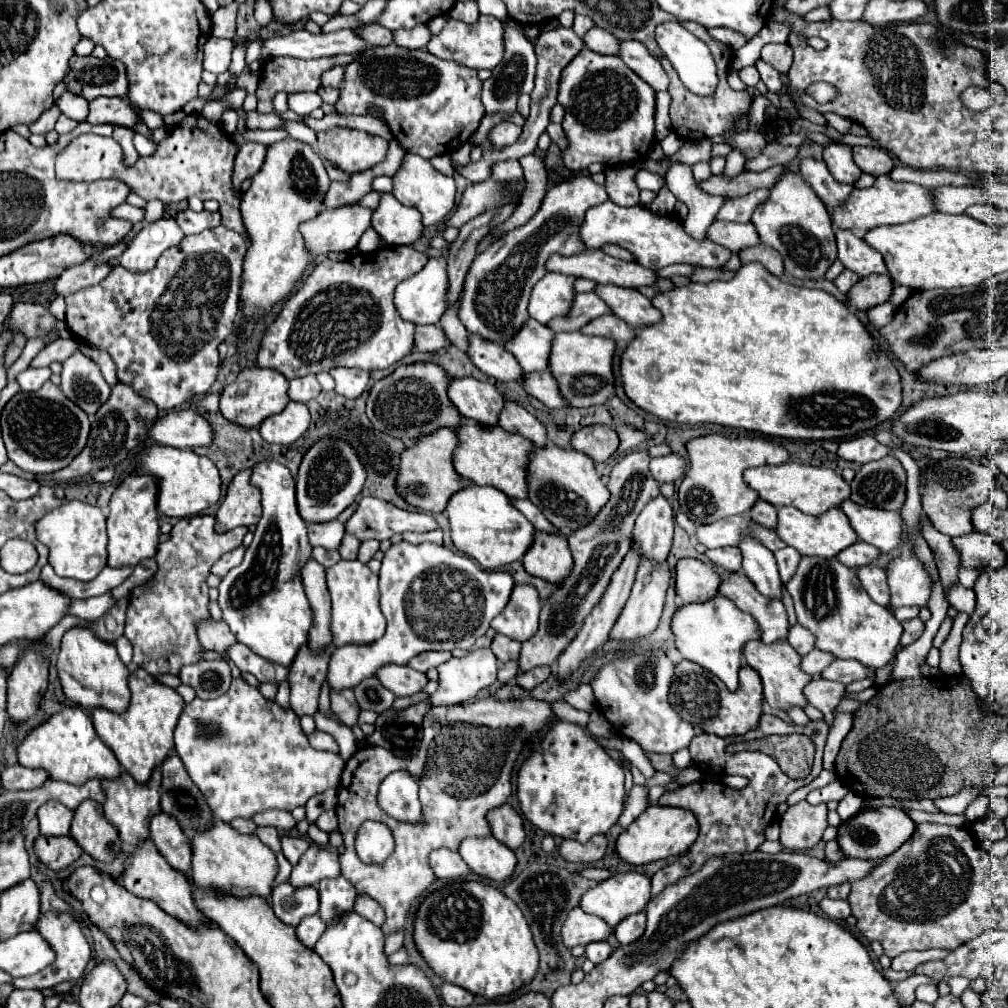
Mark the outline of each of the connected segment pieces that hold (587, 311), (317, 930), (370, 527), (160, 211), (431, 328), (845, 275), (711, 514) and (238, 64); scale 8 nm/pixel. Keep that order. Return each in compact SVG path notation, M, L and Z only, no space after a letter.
M583 292L577 294L573 300L573 308L567 318L555 318L547 326L553 328L555 332L565 332L565 330L579 330L593 318L609 314L609 306L605 306L605 300L595 294L595 292Z
M315 914L315 916L307 916L299 926L297 926L297 940L307 946L307 948L315 948L317 940L321 938L321 934L325 932L325 922Z
M363 496L357 504L355 514L347 520L345 532L359 540L387 540L393 534L403 532L429 532L437 530L437 522L431 514L401 510L385 500Z
M157 200L147 202L147 206L145 206L145 210L147 210L147 222L161 220L163 214L165 214L165 208L167 208L167 206L165 206L163 202L157 202Z
M439 324L417 326L415 350L419 350L419 352L437 352L445 346L451 346L451 340L445 336L445 332Z
M843 270L843 272L837 276L835 286L837 286L843 294L847 294L847 292L851 290L851 286L853 286L857 280L859 280L859 276L857 276L857 274L853 274L851 270Z
M721 434L699 436L687 442L689 468L679 486L679 506L691 520L709 524L733 514L749 512L757 500L757 492L747 488L743 482L743 470L751 466L777 464L777 462L757 462L757 460L779 460L787 462L789 452L783 446L775 446L763 438L725 438Z
M243 39L240 43L234 47L232 52L232 60L229 66L229 71L232 73L231 80L229 80L229 86L233 86L236 83L239 75L246 69L245 51L246 40Z

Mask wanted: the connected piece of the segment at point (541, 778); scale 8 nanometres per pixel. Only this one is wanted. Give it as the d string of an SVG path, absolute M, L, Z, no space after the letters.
M555 720L541 748L519 770L517 798L521 812L533 826L559 838L587 842L617 822L625 802L623 782L623 768L581 726Z

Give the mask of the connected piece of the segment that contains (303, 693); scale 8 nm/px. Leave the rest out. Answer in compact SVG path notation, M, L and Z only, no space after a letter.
M303 646L289 672L289 684L291 684L291 708L299 716L313 716L317 712L319 692L327 676L327 664L329 664L329 652L313 654L307 646Z

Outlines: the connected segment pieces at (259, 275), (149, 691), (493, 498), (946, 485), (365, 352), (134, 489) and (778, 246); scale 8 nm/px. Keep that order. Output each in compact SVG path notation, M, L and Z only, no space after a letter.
M291 138L269 146L263 168L241 198L241 218L247 230L249 248L243 260L241 310L231 336L233 348L239 348L241 342L247 340L247 330L265 318L275 304L295 292L307 264L313 262L313 256L305 250L299 226L313 220L323 210L329 184L331 180L325 172L323 160L309 144Z
M137 668L129 674L131 702L125 712L111 712L107 708L93 708L93 724L101 740L113 750L121 766L137 780L147 782L153 768L161 764L173 750L173 730L183 708L181 696L161 684L147 670Z
M471 484L449 500L445 514L451 526L451 540L455 548L473 560L477 560L487 570L497 570L499 566L521 560L527 548L533 544L535 528L533 524L517 512L509 498L491 486Z
M945 456L945 458L941 458L939 466L931 468L929 482L925 484L925 488L921 488L923 510L927 512L929 520L933 522L933 526L939 532L943 532L947 536L953 536L953 538L963 536L963 534L971 534L973 532L971 512L979 504L985 504L989 500L991 486L995 486L993 474L981 462L973 462L973 460L967 460L967 458L955 458L955 456Z
M385 246L369 254L357 254L349 260L333 262L325 258L315 266L311 276L301 284L301 288L283 304L279 318L265 332L261 348L257 354L257 366L275 368L287 380L301 378L307 374L317 374L321 370L331 370L337 366L355 366L361 370L389 368L413 352L415 324L401 320L393 304L395 286L427 264L427 256L409 246Z
M131 472L113 492L107 516L109 566L135 566L143 558L151 558L159 544L159 512L157 512L157 478Z
M783 174L771 188L771 198L753 212L751 222L755 224L761 242L775 248L783 256L785 270L799 280L823 278L833 258L837 258L831 214L799 174Z

